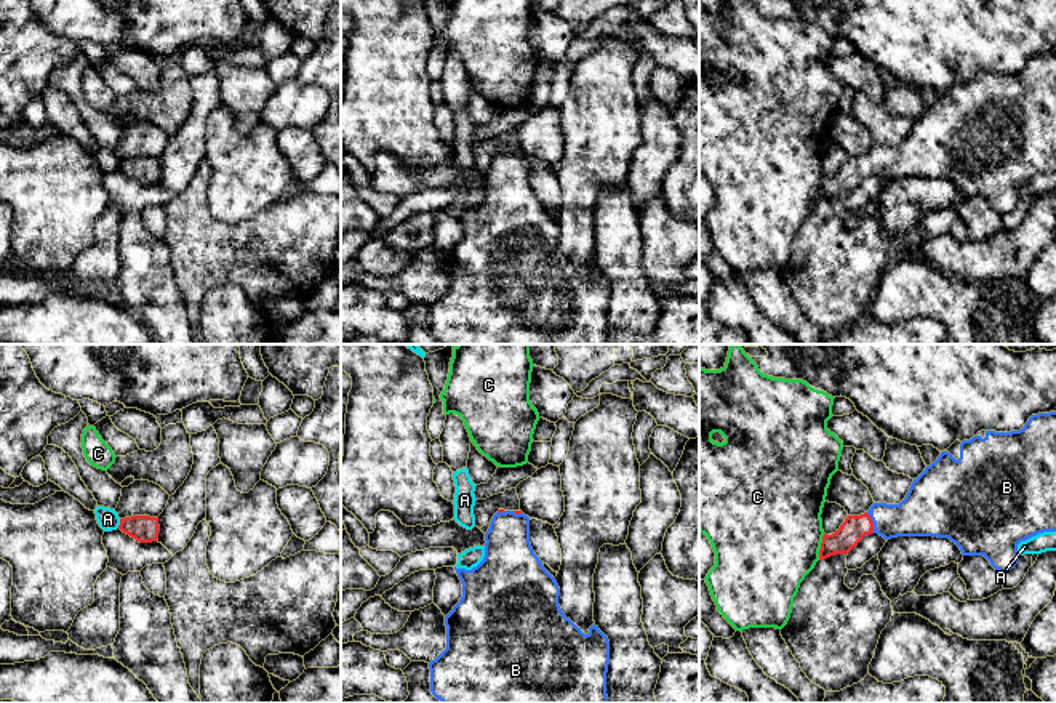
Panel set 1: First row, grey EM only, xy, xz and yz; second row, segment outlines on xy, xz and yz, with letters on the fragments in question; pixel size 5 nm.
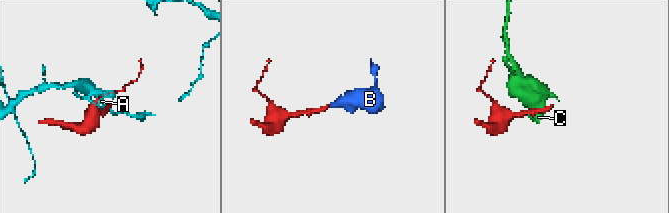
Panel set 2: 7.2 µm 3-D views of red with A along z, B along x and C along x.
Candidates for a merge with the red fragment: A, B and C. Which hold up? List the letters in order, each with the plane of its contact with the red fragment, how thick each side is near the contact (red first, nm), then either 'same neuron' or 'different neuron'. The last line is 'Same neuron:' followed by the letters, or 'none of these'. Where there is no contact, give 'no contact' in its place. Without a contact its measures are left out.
A: meets red in xy; 140 nm thick on the red side, 110 nm on the other; different neuron
B: meets red in yz; 130 nm thick on the red side, 220 nm on the other; same neuron
C: meets red in yz; 130 nm thick on the red side, 480 nm on the other; different neuron
Same neuron: B

